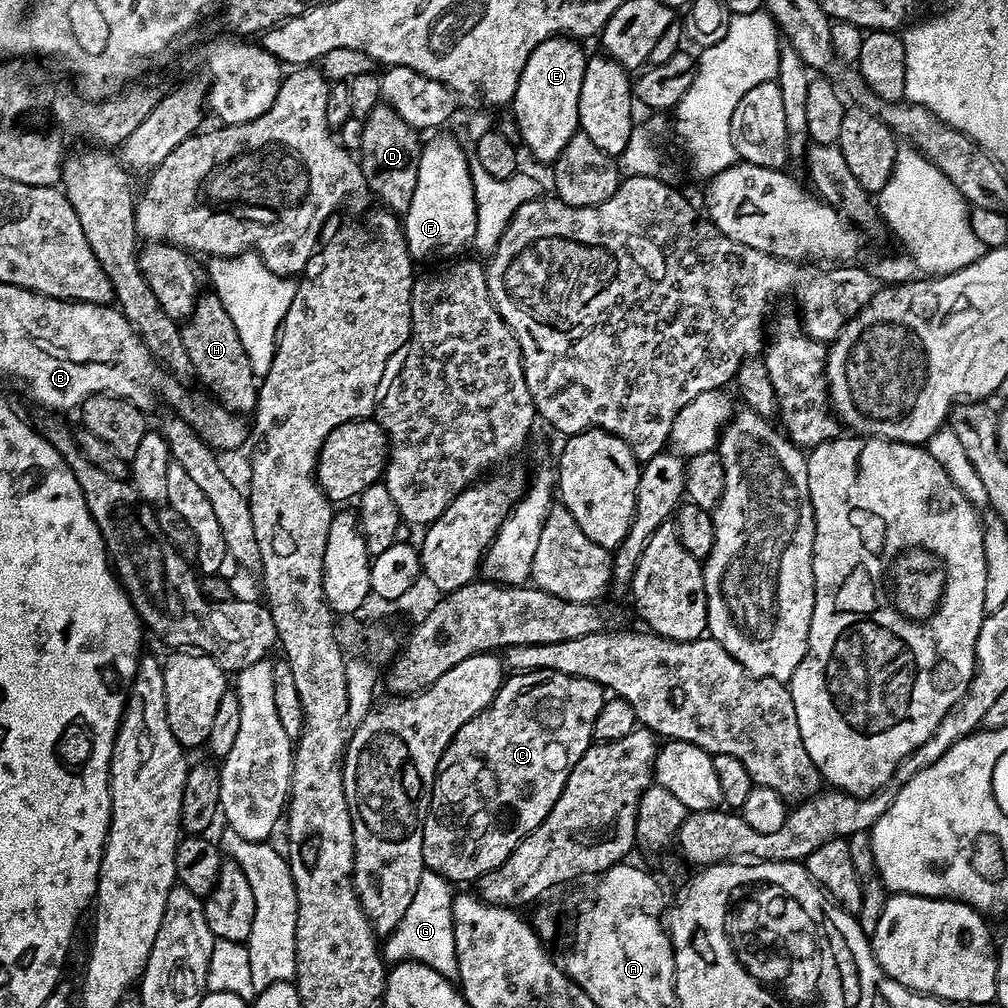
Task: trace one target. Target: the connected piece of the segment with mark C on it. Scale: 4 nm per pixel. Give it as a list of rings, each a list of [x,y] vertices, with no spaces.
[[[550,670],[516,672],[509,675],[494,699],[474,718],[470,718],[470,722],[466,722],[466,726],[462,726],[458,730],[458,734],[454,734],[447,750],[442,754],[440,765],[436,768],[436,781],[432,787],[430,806],[422,830],[422,858],[425,869],[429,872],[437,872],[439,876],[445,876],[450,882],[457,882],[456,880],[476,882],[479,881],[482,874],[500,868],[502,862],[506,862],[506,858],[510,858],[514,846],[518,846],[518,842],[522,842],[522,838],[526,838],[526,834],[533,832],[546,818],[546,814],[550,814],[554,802],[558,802],[558,798],[566,786],[566,778],[570,774],[570,770],[578,762],[578,758],[582,758],[582,754],[586,754],[586,750],[594,743],[592,738],[594,718],[598,718],[598,710],[602,710],[605,699],[605,688],[598,682],[586,678]]]

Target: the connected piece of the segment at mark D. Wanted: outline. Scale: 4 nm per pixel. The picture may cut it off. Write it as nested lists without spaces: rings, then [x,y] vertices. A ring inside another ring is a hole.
[[[380,103],[374,110],[370,110],[364,122],[362,130],[362,146],[358,153],[360,172],[364,175],[364,183],[367,191],[372,191],[381,200],[387,211],[403,214],[408,211],[410,198],[414,198],[414,186],[418,186],[418,162],[422,147],[421,133],[398,116],[389,104]]]

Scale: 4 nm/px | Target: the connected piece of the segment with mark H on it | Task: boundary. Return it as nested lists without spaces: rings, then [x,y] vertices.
[[[215,294],[201,295],[188,319],[180,324],[180,333],[182,334],[182,346],[186,346],[186,354],[192,363],[192,372],[220,399],[217,400],[219,407],[227,408],[228,411],[237,414],[251,413],[256,407],[258,377],[251,368],[250,358],[247,357],[241,339],[238,338],[238,330],[235,329],[234,321],[223,309],[223,304],[219,298]]]

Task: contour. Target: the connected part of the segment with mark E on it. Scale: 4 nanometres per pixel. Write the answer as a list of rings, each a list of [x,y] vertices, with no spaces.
[[[551,36],[532,51],[530,58],[526,58],[522,78],[518,78],[518,90],[510,111],[525,146],[536,160],[557,160],[566,142],[570,142],[580,127],[578,94],[582,94],[582,74],[588,65],[588,56],[580,49],[580,44],[576,38]]]

